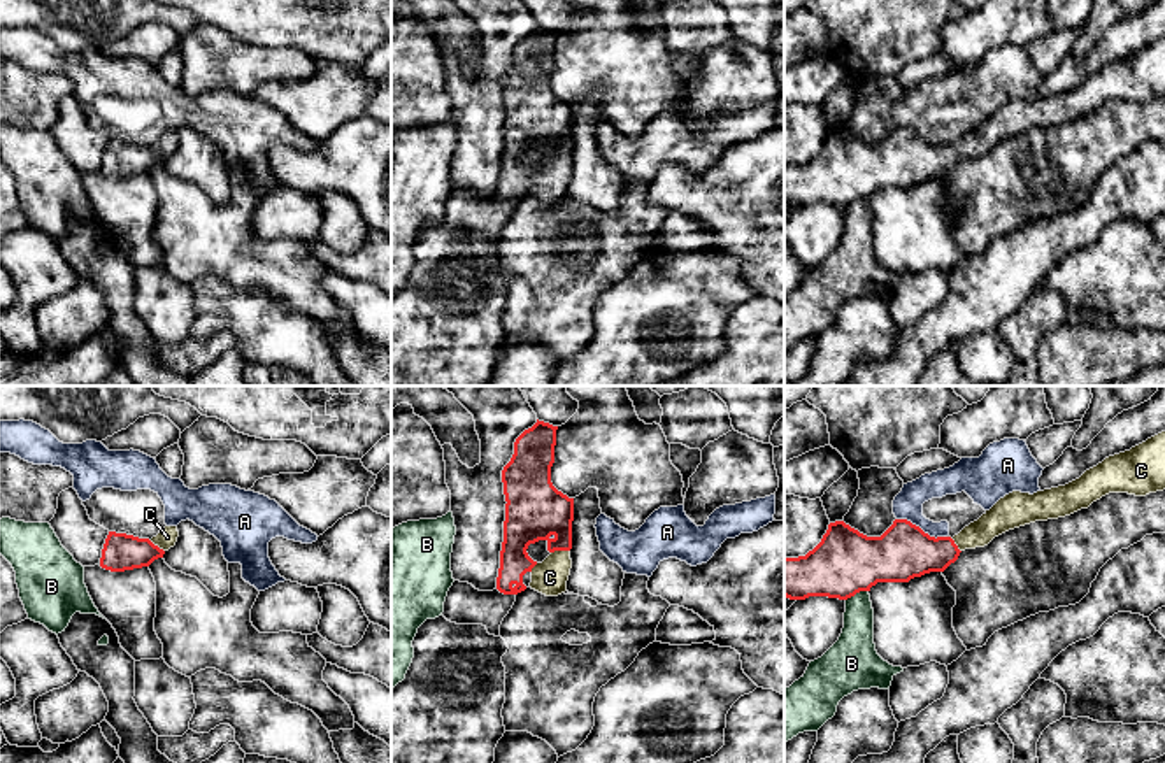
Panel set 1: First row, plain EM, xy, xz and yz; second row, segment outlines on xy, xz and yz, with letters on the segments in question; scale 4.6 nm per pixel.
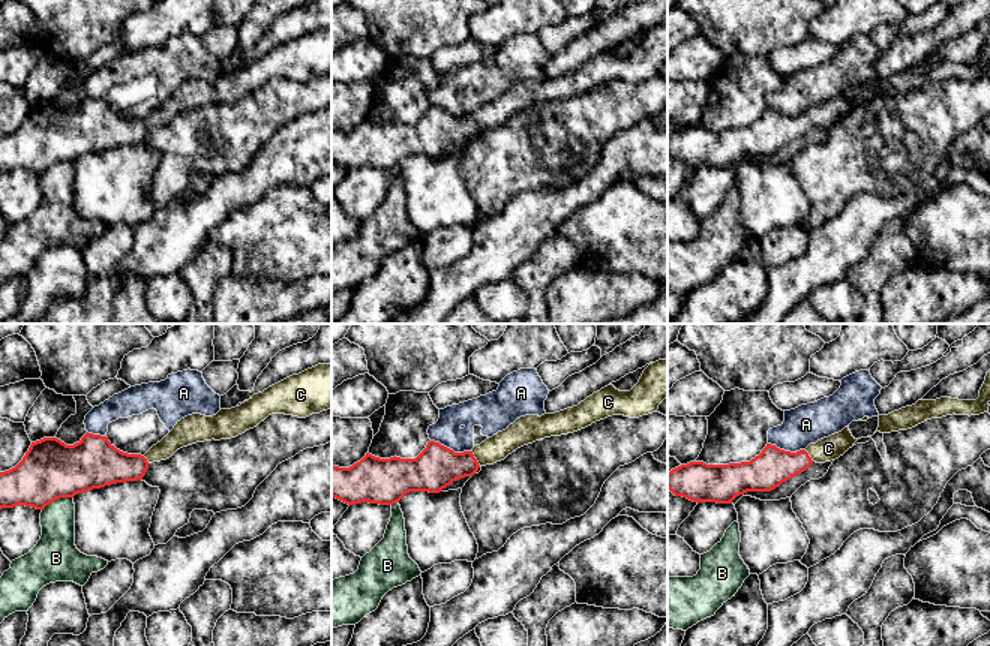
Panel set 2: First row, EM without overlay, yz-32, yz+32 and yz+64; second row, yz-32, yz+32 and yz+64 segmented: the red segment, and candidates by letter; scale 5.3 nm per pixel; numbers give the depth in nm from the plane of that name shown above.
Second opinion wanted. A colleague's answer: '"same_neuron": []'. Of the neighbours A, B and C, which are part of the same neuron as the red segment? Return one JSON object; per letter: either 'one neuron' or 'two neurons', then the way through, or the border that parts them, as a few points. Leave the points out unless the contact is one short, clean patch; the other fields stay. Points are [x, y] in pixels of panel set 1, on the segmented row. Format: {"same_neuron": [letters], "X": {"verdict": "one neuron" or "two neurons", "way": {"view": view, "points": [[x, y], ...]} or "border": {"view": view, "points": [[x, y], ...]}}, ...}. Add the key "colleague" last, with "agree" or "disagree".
{"same_neuron": ["C"], "A": {"verdict": "two neurons", "border": {"view": "yz", "points": [[897, 518], [909, 520], [930, 535], [946, 537]]}}, "B": {"verdict": "two neurons"}, "C": {"verdict": "one neuron", "way": {"view": "xz", "points": [[536, 509], [560, 534], [560, 549], [558, 563], [550, 577]]}}, "colleague": "disagree"}

